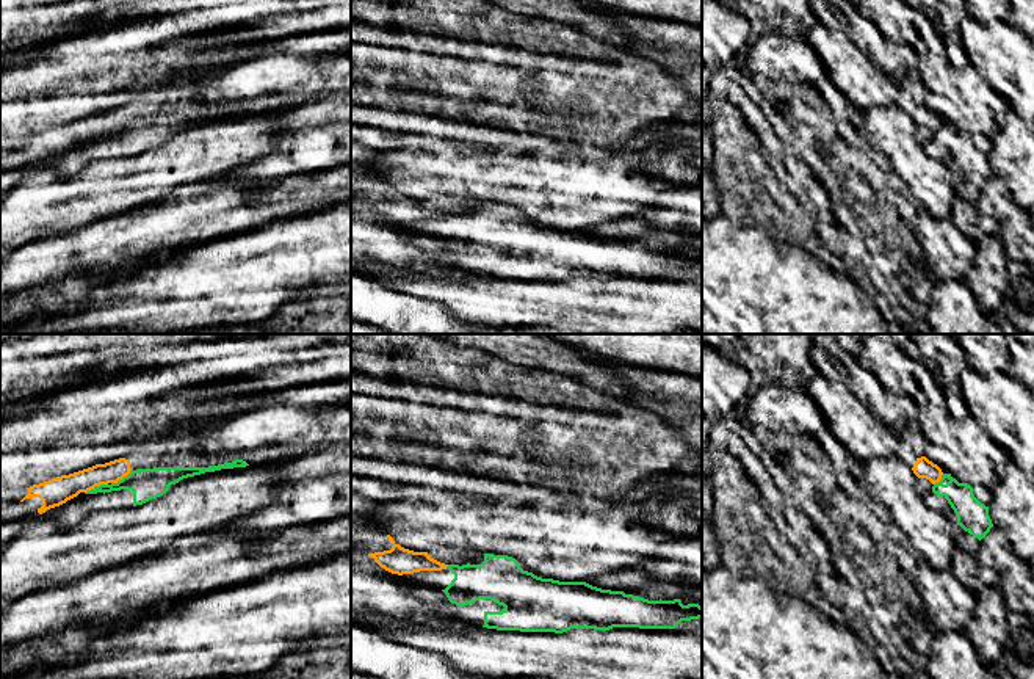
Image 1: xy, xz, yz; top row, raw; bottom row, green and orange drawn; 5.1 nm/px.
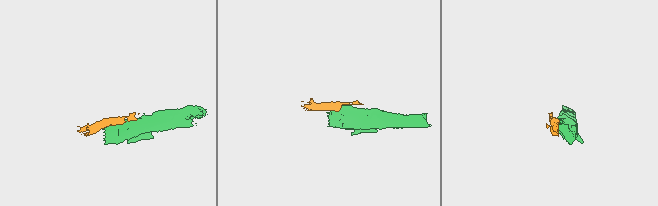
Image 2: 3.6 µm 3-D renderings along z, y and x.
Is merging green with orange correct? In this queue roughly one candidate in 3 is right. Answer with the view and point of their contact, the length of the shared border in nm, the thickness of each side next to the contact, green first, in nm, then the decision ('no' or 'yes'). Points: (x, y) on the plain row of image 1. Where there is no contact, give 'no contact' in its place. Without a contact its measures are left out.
xy (96, 135) | 130 nm | 160/140 nm | no

